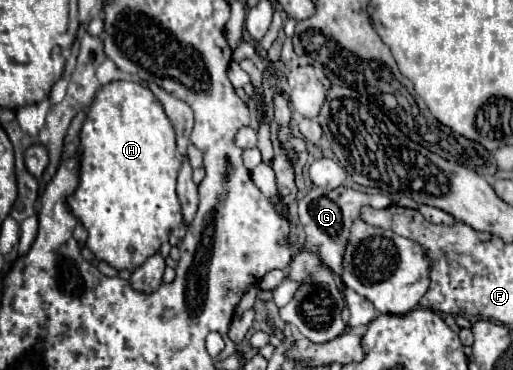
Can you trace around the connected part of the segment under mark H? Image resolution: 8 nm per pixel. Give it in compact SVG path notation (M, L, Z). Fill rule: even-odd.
M116 80L96 94L80 134L80 184L68 198L72 214L88 230L86 246L98 258L116 270L136 270L154 256L172 228L182 224L182 206L176 196L176 176L182 156L178 156L174 128L162 110L158 98L138 82Z

